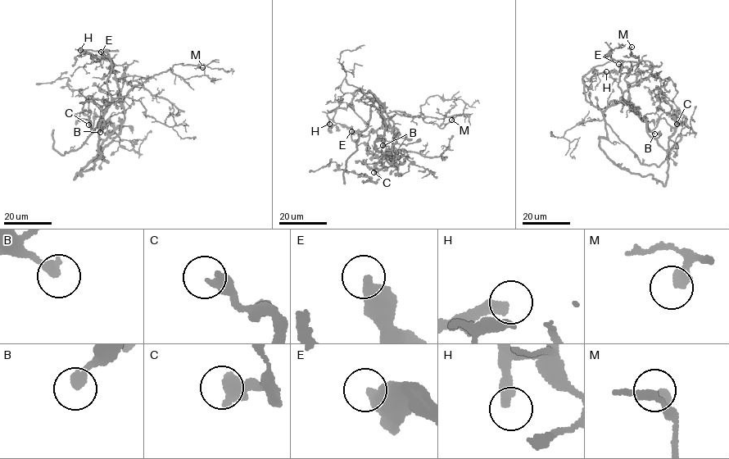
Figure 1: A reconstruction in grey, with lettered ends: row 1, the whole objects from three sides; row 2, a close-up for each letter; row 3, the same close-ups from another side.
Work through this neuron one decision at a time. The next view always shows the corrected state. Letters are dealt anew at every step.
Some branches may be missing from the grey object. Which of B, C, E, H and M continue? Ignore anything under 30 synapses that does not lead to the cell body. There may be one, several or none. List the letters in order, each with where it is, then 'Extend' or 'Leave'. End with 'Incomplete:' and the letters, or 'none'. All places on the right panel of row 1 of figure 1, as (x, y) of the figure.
B: Place: (654, 134). Leave
C: Place: (676, 124). Leave
E: Place: (618, 64). Leave
H: Place: (606, 71). Extend
M: Place: (631, 47). Leave
Incomplete: H

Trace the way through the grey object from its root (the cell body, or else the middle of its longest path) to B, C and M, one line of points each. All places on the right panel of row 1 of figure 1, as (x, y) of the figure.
B: (648, 131), (666, 150), (673, 128), (661, 118), (652, 131), (654, 134)
C: (648, 131), (666, 150), (676, 125), (672, 114), (680, 122), (676, 124)
M: (648, 131), (646, 124), (636, 109), (623, 101), (618, 85), (623, 61), (640, 60), (631, 55), (631, 47)

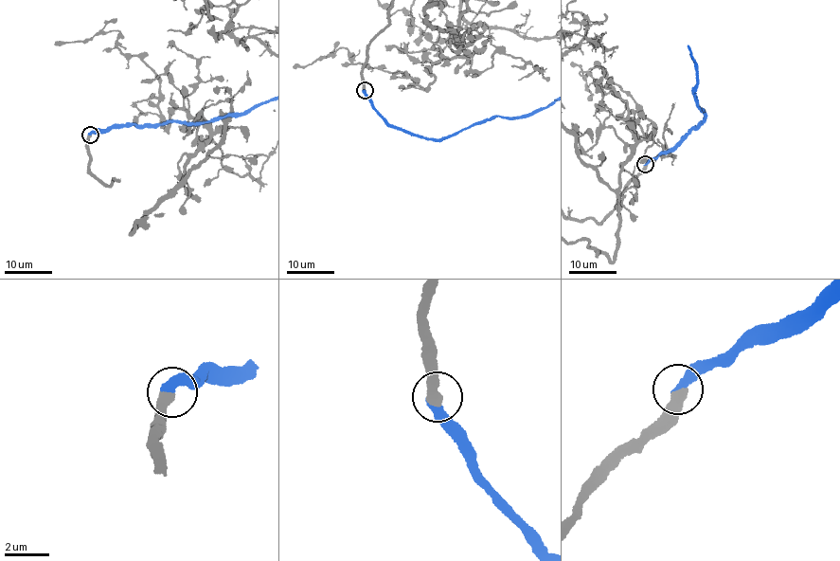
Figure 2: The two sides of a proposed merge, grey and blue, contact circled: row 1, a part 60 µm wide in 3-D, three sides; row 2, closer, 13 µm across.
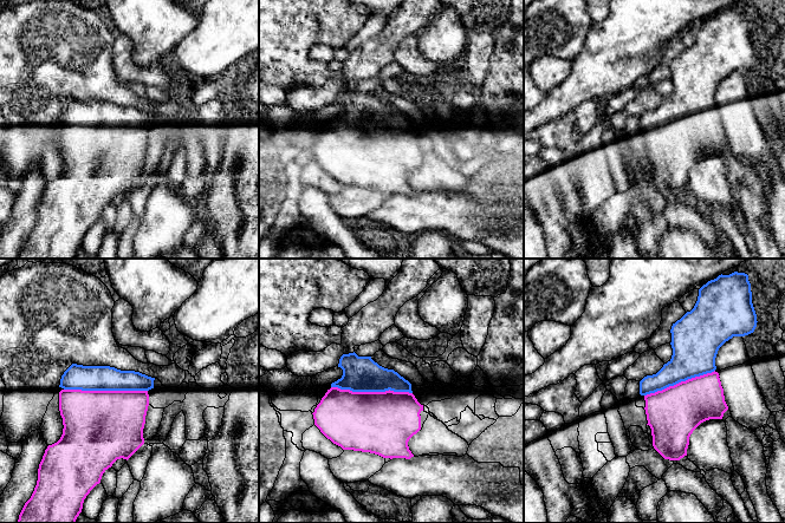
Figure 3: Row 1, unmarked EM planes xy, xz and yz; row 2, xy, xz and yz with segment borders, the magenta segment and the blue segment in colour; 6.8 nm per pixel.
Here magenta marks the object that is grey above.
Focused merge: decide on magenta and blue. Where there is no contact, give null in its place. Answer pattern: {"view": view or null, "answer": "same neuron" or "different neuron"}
{"view": "xy", "answer": "same neuron"}

